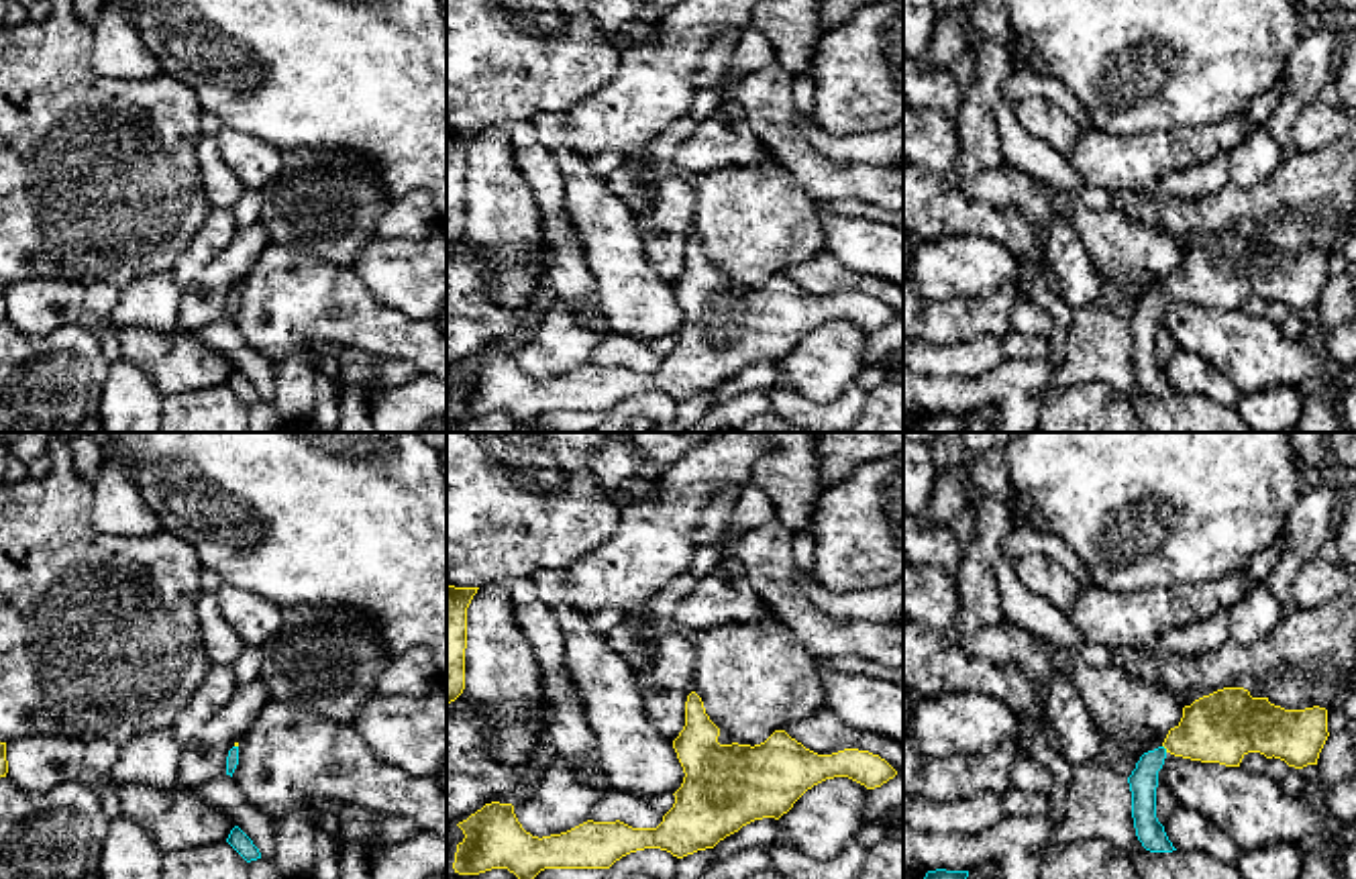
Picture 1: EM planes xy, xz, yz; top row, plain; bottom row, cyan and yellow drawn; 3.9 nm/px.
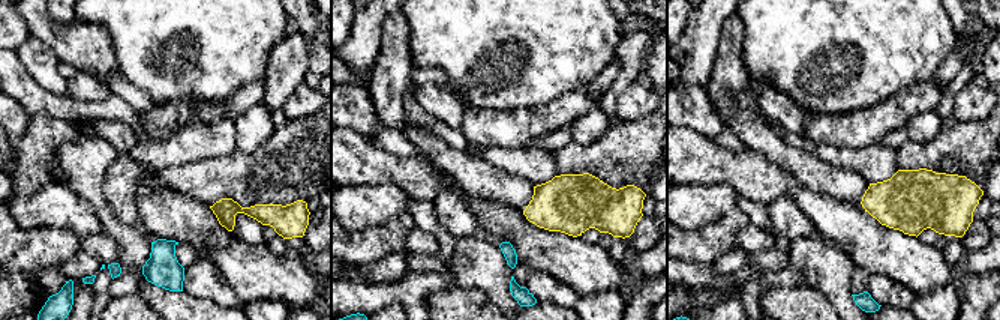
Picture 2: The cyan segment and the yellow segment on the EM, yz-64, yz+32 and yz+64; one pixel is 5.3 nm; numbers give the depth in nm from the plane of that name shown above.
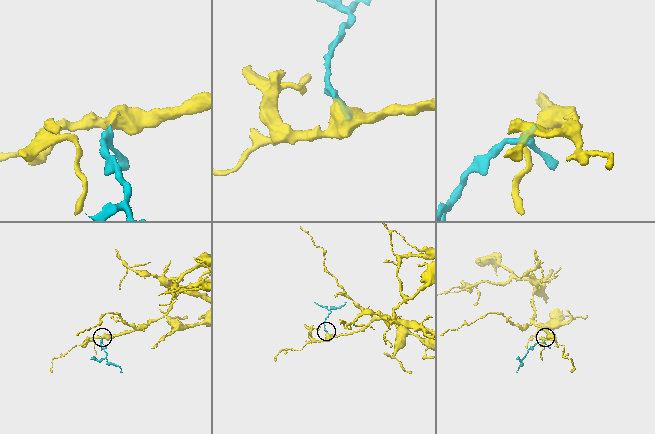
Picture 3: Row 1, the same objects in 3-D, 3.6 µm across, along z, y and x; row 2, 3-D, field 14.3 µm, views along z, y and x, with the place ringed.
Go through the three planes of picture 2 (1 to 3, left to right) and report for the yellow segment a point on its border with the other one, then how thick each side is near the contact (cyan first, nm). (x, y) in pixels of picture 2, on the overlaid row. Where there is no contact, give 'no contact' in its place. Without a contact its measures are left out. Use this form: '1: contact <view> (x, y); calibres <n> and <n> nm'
1: no contact
2: no contact
3: no contact

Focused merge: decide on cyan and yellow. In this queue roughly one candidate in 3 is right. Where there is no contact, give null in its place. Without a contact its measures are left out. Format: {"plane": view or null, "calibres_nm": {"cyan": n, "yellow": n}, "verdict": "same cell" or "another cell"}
{"plane": "yz", "calibres_nm": {"cyan": 110, "yellow": 280}, "verdict": "same cell"}

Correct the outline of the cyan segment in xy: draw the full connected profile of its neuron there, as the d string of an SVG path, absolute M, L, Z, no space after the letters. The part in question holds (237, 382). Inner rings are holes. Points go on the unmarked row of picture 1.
M234 369L226 381L226 385L247 404L257 404L261 402L259 392L253 387L253 383L239 371Z

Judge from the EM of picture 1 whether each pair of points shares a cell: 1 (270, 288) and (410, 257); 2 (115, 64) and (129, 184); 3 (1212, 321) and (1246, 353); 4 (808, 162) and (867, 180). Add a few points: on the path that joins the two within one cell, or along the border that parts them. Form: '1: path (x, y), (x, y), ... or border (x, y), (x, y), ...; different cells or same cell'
1: border (351, 268), (388, 304); different cells
2: border (90, 39), (90, 66), (98, 74), (162, 74); different cells
3: path (1220, 329), (1238, 345); same cell
4: path (822, 176), (826, 180), (853, 180); same cell

